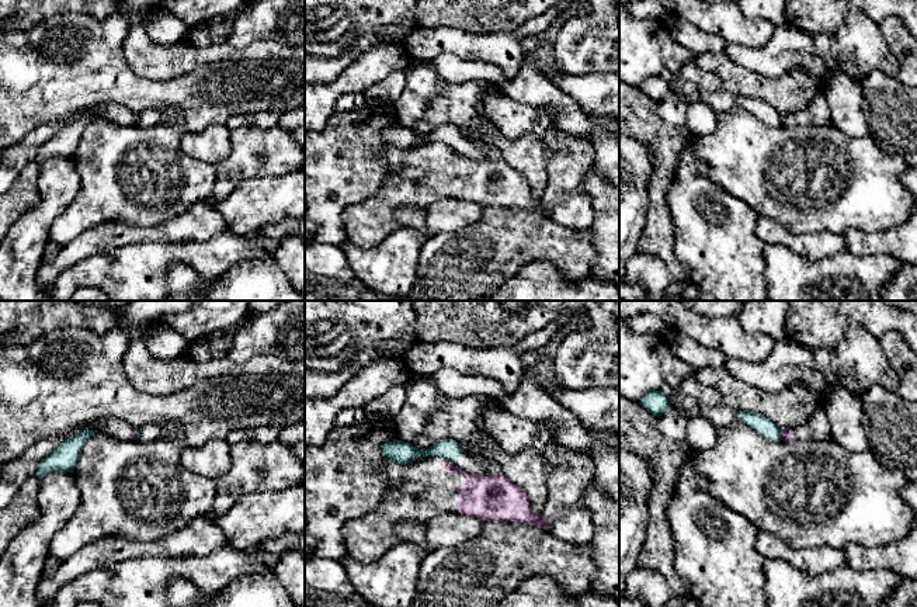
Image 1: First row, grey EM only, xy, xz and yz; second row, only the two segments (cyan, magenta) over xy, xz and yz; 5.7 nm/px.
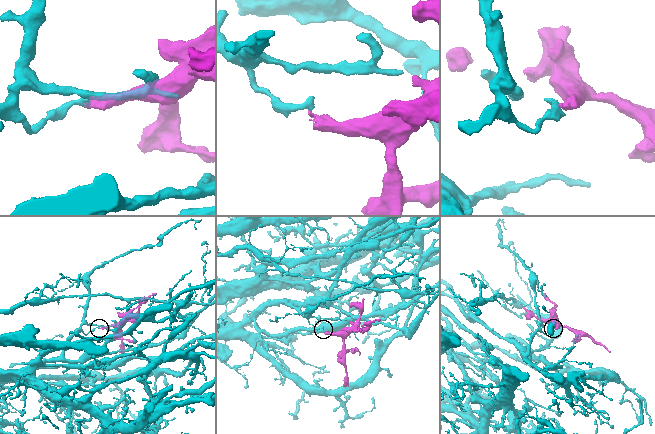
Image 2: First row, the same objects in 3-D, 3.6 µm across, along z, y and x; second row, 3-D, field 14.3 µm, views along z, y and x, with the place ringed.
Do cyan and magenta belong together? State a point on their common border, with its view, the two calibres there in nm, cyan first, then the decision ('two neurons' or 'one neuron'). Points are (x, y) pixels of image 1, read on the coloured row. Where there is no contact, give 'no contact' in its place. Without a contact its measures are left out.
meets cyan in yz at (781, 434); 100 nm thick on the cyan side, 60 nm on the other; one neuron

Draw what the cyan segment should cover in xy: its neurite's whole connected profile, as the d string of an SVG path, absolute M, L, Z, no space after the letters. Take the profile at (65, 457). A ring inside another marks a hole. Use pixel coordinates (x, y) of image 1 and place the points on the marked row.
M84 430L66 441L45 457L35 472L37 478L44 478L53 472L73 472L84 443L97 433L97 430Z

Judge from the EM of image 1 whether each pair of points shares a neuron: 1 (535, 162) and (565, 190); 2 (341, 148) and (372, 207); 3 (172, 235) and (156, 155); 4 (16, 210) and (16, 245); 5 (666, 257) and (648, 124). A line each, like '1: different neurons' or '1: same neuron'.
1: different neurons
2: different neurons
3: different neurons
4: different neurons
5: same neuron

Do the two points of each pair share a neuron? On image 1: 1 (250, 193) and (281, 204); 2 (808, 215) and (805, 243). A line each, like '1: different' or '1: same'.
1: same
2: different

